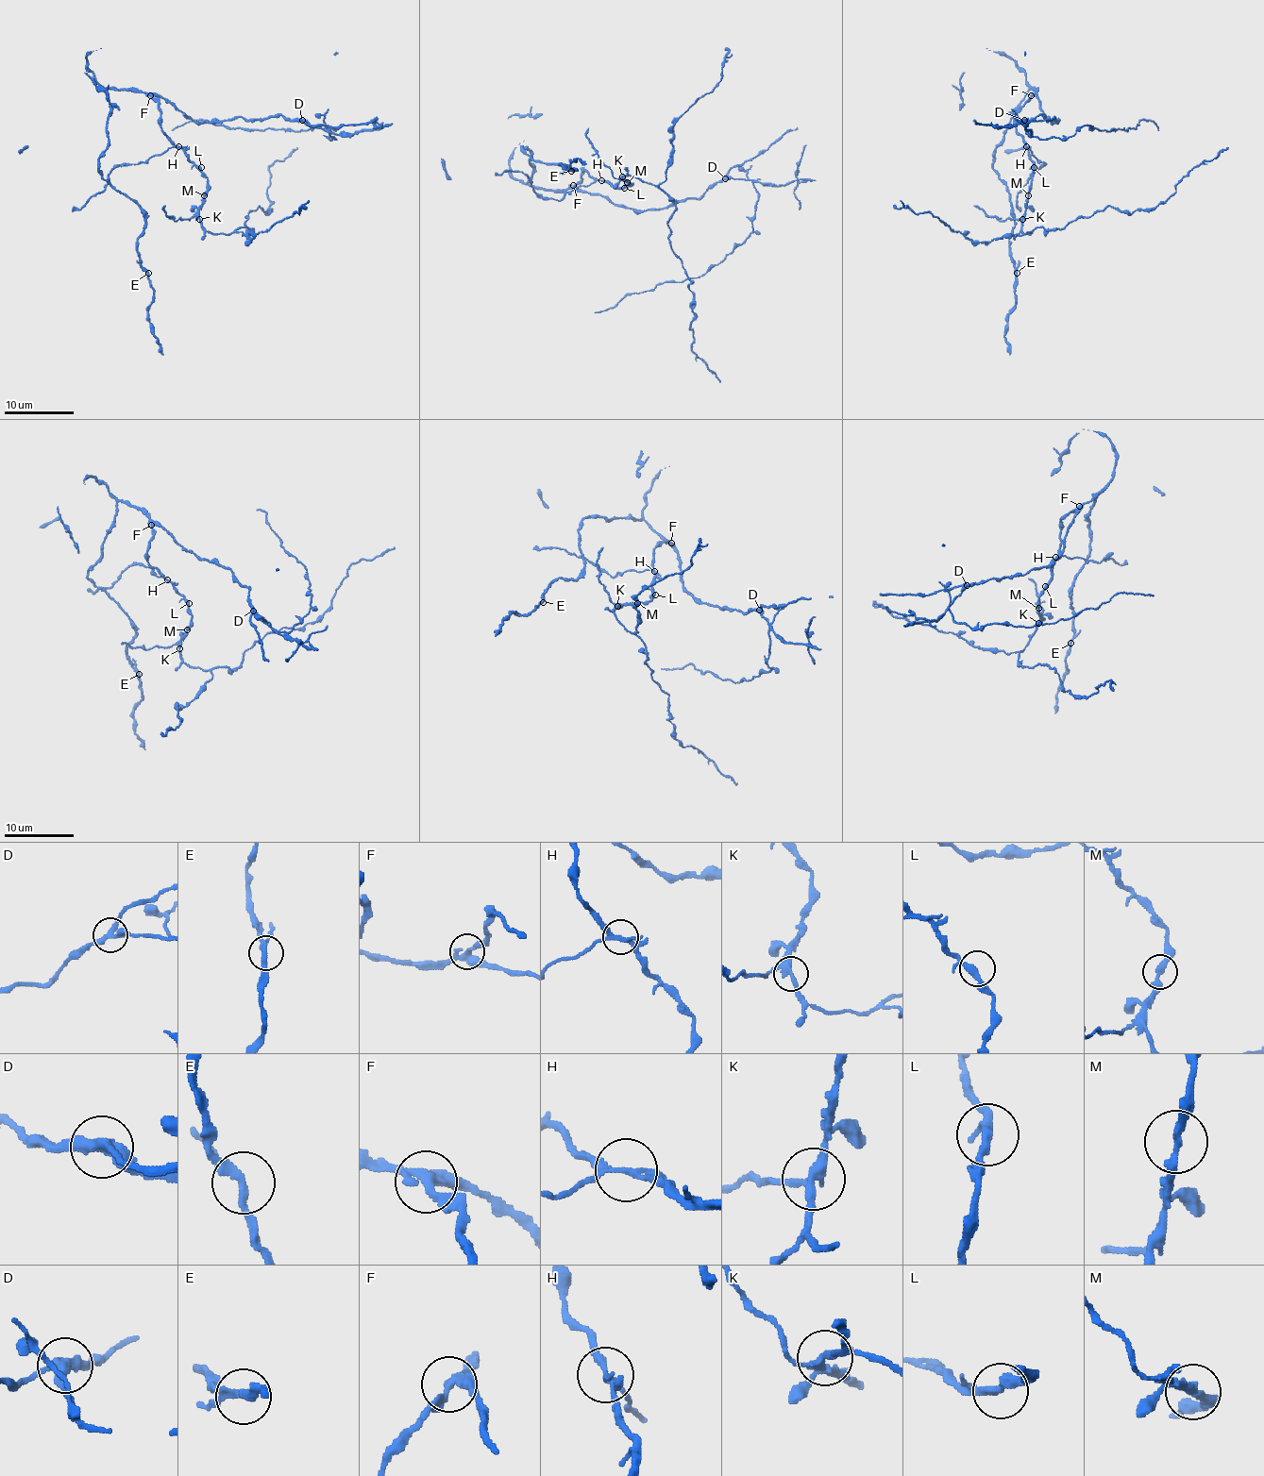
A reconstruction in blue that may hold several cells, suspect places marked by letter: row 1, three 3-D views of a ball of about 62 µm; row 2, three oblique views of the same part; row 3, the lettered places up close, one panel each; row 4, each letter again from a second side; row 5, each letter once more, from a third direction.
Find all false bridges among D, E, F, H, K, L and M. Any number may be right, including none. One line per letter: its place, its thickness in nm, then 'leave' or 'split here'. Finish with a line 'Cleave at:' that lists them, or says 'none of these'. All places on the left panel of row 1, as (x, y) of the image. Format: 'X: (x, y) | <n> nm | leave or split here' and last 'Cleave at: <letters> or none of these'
D: (302, 120) | 320 nm | split here
E: (148, 273) | 220 nm | leave
F: (150, 95) | 300 nm | leave
H: (178, 146) | 180 nm | split here
K: (199, 219) | 260 nm | split here
L: (201, 167) | 240 nm | leave
M: (204, 195) | 260 nm | leave
Cleave at: D, H, K

